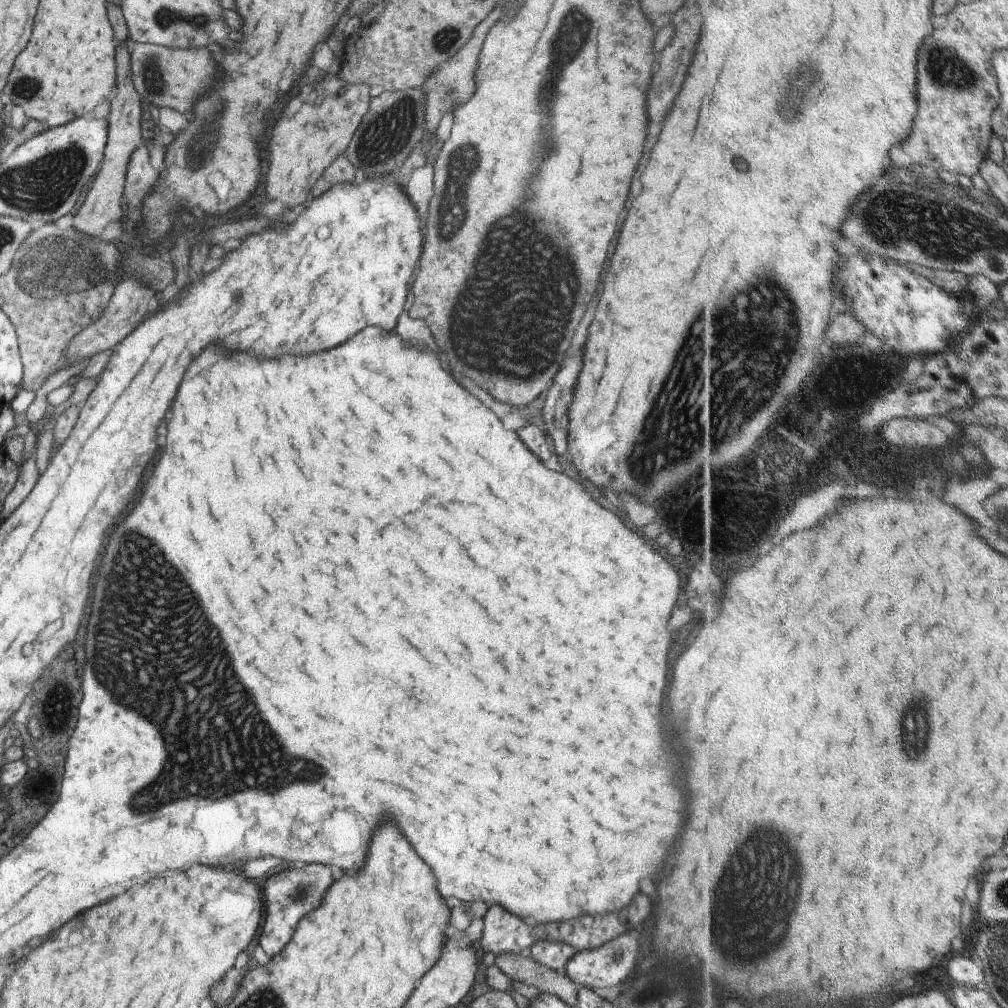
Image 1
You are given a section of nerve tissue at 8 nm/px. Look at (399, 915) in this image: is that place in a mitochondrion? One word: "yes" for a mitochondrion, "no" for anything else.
no

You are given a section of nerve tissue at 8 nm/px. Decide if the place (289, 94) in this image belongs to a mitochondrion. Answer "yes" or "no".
no

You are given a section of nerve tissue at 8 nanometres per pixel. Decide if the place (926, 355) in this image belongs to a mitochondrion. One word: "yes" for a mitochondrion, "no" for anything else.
no

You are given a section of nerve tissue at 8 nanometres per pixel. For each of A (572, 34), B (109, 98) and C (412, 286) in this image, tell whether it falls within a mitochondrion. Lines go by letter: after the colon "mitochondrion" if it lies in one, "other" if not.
A: mitochondrion
B: other
C: other

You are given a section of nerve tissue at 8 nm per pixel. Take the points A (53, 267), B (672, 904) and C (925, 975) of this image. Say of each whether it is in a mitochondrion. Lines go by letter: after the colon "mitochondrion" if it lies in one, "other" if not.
A: mitochondrion
B: other
C: other

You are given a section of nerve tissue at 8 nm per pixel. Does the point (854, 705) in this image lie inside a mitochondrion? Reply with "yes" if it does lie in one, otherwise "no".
no

